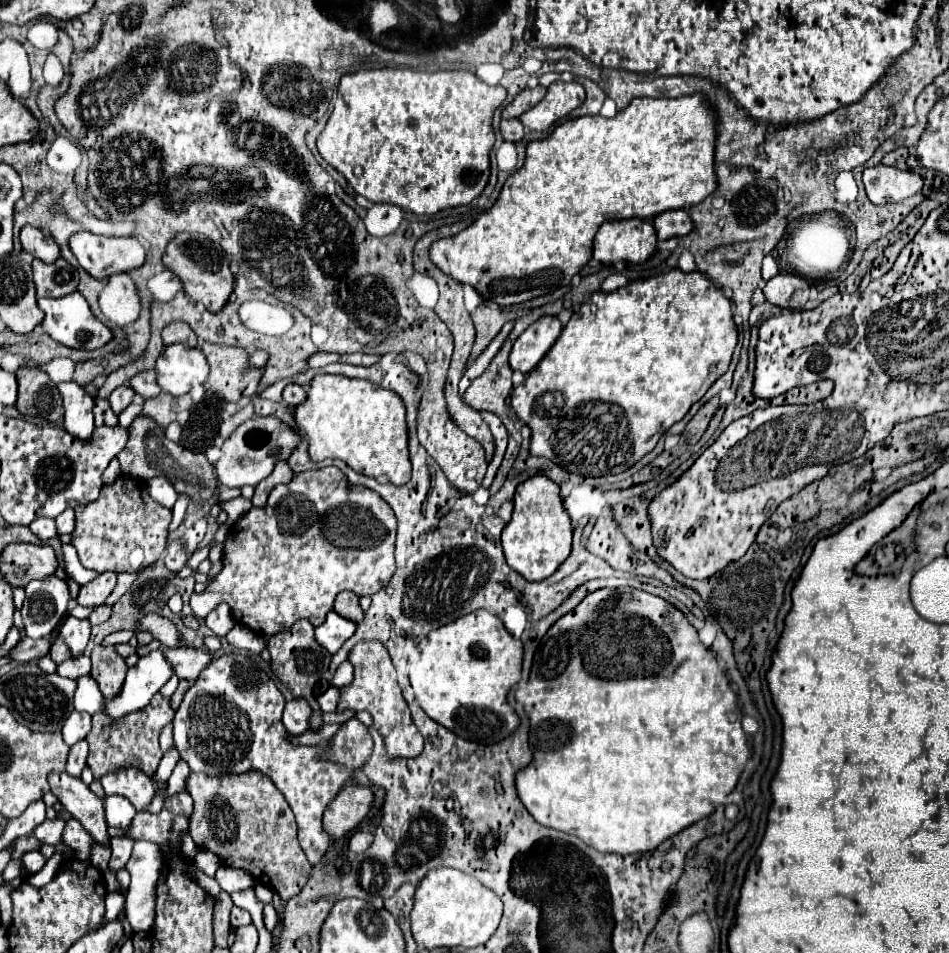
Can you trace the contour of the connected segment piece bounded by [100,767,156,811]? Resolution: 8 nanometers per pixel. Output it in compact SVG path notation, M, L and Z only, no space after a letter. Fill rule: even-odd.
M132 767L126 771L114 771L106 775L106 779L102 779L100 783L106 795L126 797L136 807L136 811L144 811L152 803L156 793L154 781L146 779L142 771L134 771Z

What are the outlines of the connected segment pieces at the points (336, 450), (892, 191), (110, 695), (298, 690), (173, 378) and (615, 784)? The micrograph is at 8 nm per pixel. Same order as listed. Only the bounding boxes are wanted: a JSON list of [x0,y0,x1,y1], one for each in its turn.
[[294,375,410,485],[864,165,924,205],[90,645,128,701],[268,621,332,711],[156,343,210,395],[516,587,752,855]]

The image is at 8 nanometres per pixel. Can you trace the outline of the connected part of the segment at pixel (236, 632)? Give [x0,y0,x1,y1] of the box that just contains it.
[228,623,266,653]

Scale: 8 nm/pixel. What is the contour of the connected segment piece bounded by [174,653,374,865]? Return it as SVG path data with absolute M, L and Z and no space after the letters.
M244 653L222 655L218 659L212 659L210 667L206 667L200 679L196 679L186 691L186 697L174 717L174 747L178 749L180 759L188 763L192 773L224 777L242 775L246 771L260 771L268 775L276 783L276 787L284 791L284 797L288 799L296 815L298 841L306 859L312 865L318 865L330 845L330 835L322 829L322 813L336 799L338 791L354 779L354 771L362 769L362 765L370 759L374 741L368 733L368 727L364 727L356 717L352 717L340 725L338 733L332 735L324 747L292 745L288 741L288 731L282 723L284 705L284 695L278 691L276 683L266 675L266 671L256 665L254 657Z

